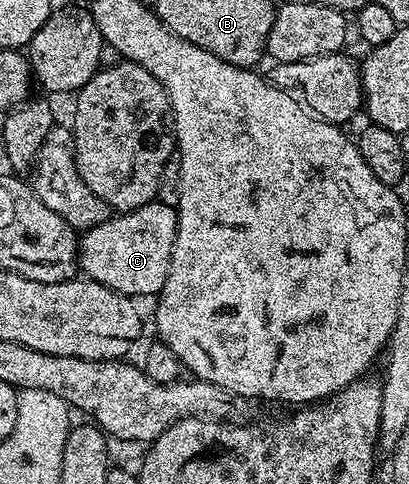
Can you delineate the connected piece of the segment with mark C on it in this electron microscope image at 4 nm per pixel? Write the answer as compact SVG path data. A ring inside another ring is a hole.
M154 200L134 210L118 213L80 235L80 273L88 281L103 284L122 296L156 296L161 293L169 275L176 235L176 209L162 202Z

